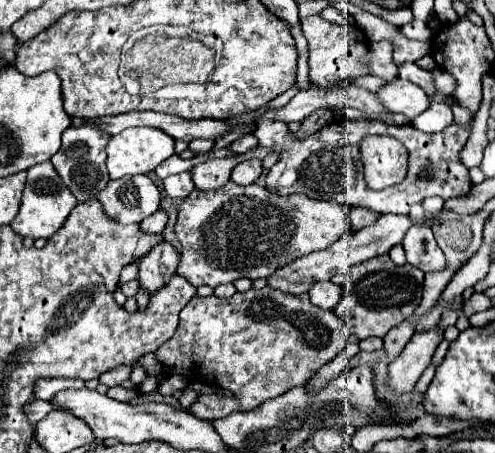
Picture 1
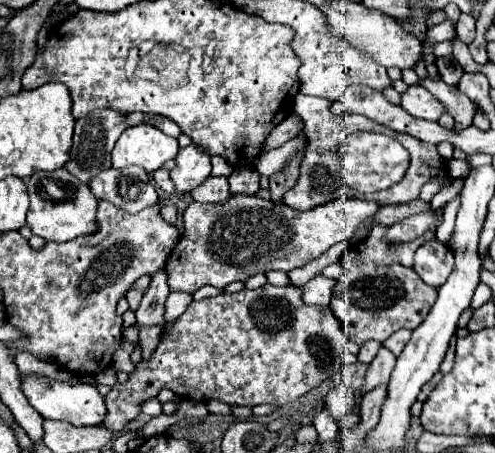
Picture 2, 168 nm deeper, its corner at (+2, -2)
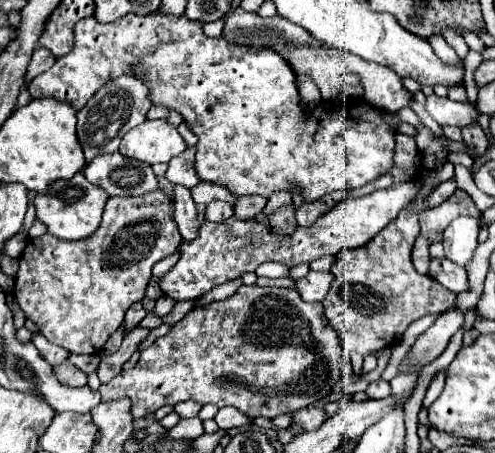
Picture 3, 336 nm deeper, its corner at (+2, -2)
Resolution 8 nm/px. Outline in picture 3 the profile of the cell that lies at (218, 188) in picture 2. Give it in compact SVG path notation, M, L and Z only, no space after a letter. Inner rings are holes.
M213 201L207 205L207 213L205 219L211 223L223 223L225 219L229 219L233 215L233 207L225 201Z

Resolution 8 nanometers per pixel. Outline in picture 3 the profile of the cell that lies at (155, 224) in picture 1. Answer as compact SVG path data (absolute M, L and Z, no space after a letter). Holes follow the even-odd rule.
M201 181L201 183L191 191L191 195L193 195L193 201L195 201L197 205L209 205L209 203L215 201L215 199L223 199L223 201L229 201L229 203L231 203L231 199L233 199L233 195L231 195L225 187L215 185L215 183L205 183L205 181Z

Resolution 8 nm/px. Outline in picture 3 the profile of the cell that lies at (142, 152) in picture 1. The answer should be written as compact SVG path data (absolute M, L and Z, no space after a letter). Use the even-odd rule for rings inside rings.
M147 119L123 137L119 153L155 165L169 163L171 157L179 155L185 149L187 145L183 137L177 133L175 125L171 127L171 123L163 119Z

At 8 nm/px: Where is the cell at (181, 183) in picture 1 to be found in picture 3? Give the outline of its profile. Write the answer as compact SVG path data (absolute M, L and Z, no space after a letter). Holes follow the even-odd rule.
M189 147L181 155L177 155L169 161L169 169L167 169L165 177L175 185L183 185L187 189L193 189L199 183L193 163L195 163L195 149Z

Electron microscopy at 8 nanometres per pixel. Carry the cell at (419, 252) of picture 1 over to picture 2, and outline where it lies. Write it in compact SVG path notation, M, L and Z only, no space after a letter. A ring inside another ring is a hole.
M429 239L423 245L419 245L419 249L415 251L413 269L427 285L439 287L451 275L453 263L455 263L455 257L451 249L447 249L437 239Z

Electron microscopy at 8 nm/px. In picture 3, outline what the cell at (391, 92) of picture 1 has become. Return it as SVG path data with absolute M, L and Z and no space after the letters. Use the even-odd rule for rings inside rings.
M427 97L427 111L439 125L455 125L459 129L471 125L471 121L477 123L479 113L469 103L455 103L449 97Z

